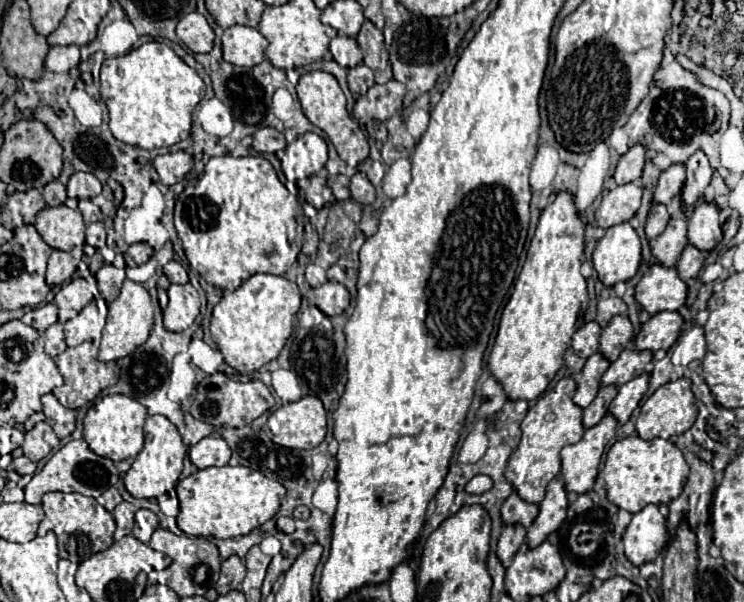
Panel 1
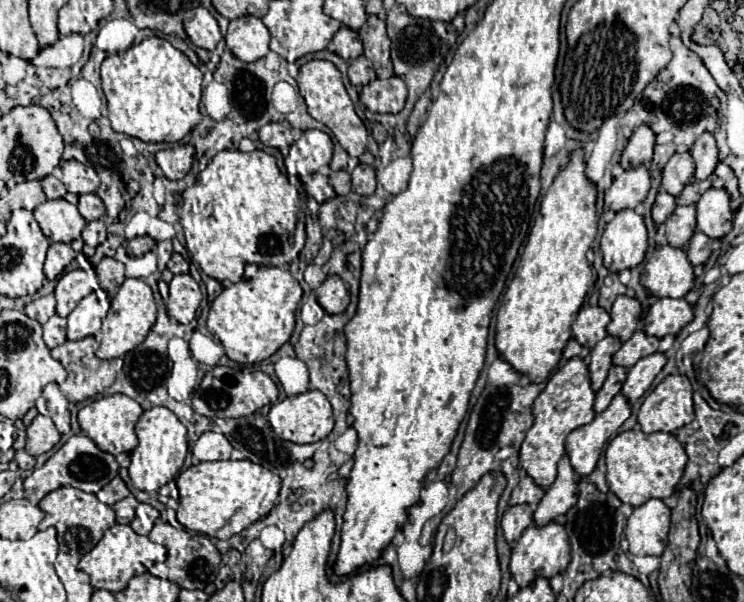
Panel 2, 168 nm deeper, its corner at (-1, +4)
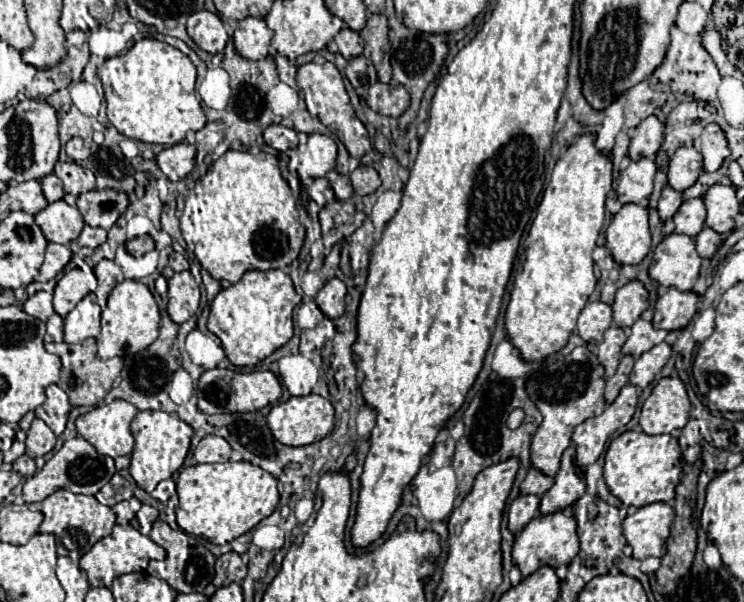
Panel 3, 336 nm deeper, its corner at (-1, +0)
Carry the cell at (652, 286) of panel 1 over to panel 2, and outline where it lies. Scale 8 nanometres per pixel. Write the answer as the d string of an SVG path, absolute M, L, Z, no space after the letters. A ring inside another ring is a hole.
M664 244L646 262L640 282L658 298L684 298L694 286L694 266L684 248Z

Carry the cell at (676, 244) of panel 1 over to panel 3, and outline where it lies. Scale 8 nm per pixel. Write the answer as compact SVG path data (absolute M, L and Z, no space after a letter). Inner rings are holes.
M702 198L684 200L680 210L672 218L672 222L676 226L674 232L676 234L686 234L686 236L694 238L704 228L704 218L706 218L706 210L704 210Z

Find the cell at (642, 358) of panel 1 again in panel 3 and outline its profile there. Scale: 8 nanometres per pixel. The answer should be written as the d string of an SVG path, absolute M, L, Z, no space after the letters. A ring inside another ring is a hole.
M640 318L640 320L636 320L634 326L630 328L628 340L626 340L626 344L622 346L622 354L638 358L640 354L648 352L648 350L654 348L656 344L664 342L666 334L668 334L666 330L656 330L648 320Z

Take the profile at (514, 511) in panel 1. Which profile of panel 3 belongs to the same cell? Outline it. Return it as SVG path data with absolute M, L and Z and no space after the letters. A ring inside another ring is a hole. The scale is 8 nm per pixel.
M530 468L528 474L526 474L526 478L524 478L524 482L520 484L520 494L534 494L534 496L542 498L544 492L552 486L552 482L554 482L554 478L544 476L542 472Z

